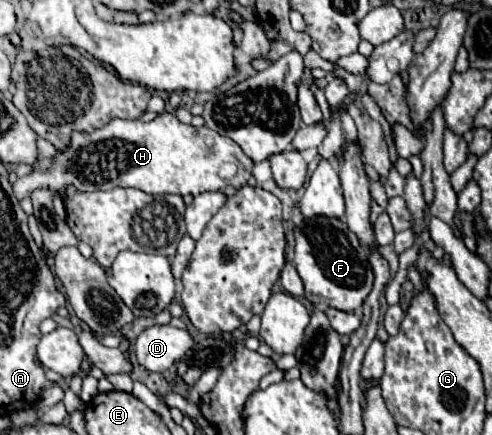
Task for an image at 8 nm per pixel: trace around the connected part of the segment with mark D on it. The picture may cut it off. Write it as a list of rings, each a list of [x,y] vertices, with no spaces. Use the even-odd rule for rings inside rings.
[[[155,325],[147,327],[133,343],[135,357],[139,365],[149,371],[163,373],[179,361],[185,351],[189,351],[193,339],[187,331],[175,329],[171,325]]]

